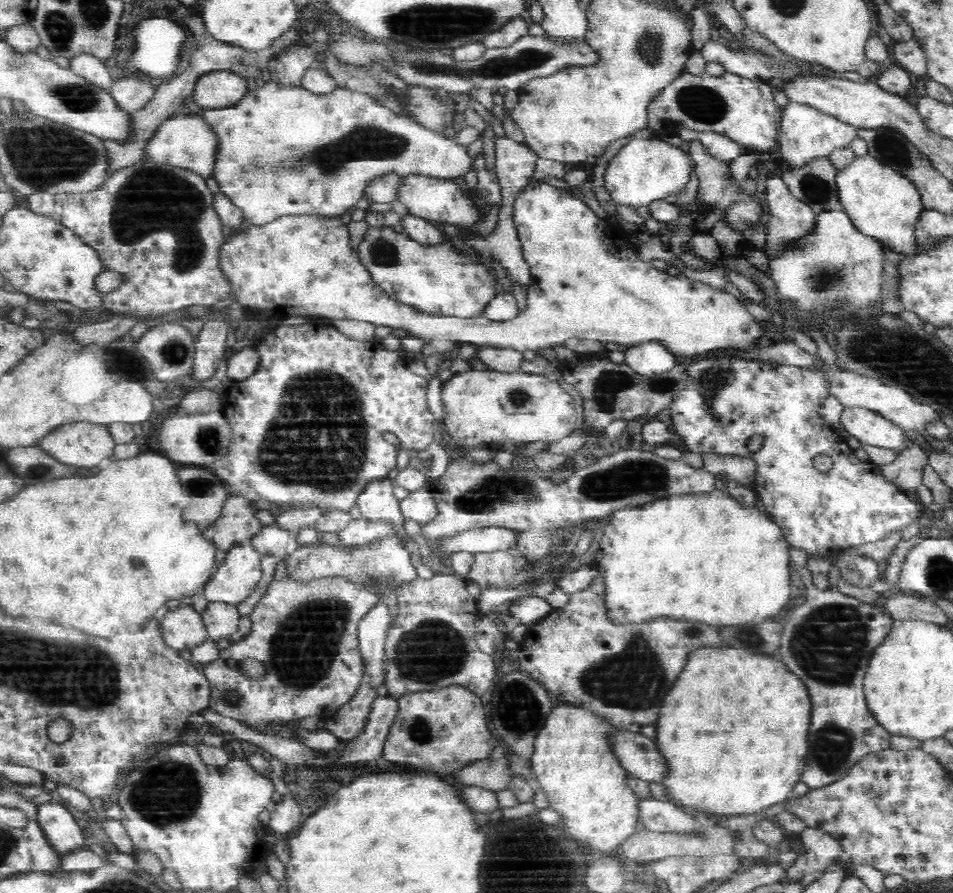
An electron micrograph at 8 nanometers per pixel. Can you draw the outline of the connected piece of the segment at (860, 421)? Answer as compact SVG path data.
M844 407L840 414L840 422L846 435L856 437L862 444L898 453L907 440L903 429L869 408Z

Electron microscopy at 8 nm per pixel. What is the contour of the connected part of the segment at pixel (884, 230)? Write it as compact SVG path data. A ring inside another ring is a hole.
M868 152L839 169L836 184L844 211L862 234L879 240L886 251L905 254L906 257L916 256L914 230L925 206L921 194L910 180Z

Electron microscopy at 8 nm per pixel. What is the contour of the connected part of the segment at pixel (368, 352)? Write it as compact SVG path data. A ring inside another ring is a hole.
M312 324L280 326L274 332L264 336L264 340L256 348L262 357L260 370L244 382L232 381L222 403L222 411L225 413L234 435L236 435L236 442L230 448L232 452L228 452L223 459L212 465L214 470L211 470L226 484L234 486L237 492L246 498L254 501L268 500L272 503L275 502L278 506L288 505L290 508L315 504L316 506L329 506L334 510L348 511L356 504L357 496L370 480L386 476L396 466L397 447L389 441L390 437L400 439L406 449L410 451L416 449L418 452L427 449L434 441L434 424L438 422L432 416L432 412L428 409L428 401L426 401L429 378L410 372L397 352L386 350L373 341L348 340L346 336L332 328L320 325L313 326Z

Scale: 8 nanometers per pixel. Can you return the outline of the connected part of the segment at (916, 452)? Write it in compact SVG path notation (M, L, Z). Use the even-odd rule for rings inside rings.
M912 444L910 448L899 452L895 461L882 465L881 469L888 480L903 490L908 490L923 484L923 470L926 464L929 464L926 450L918 444Z

